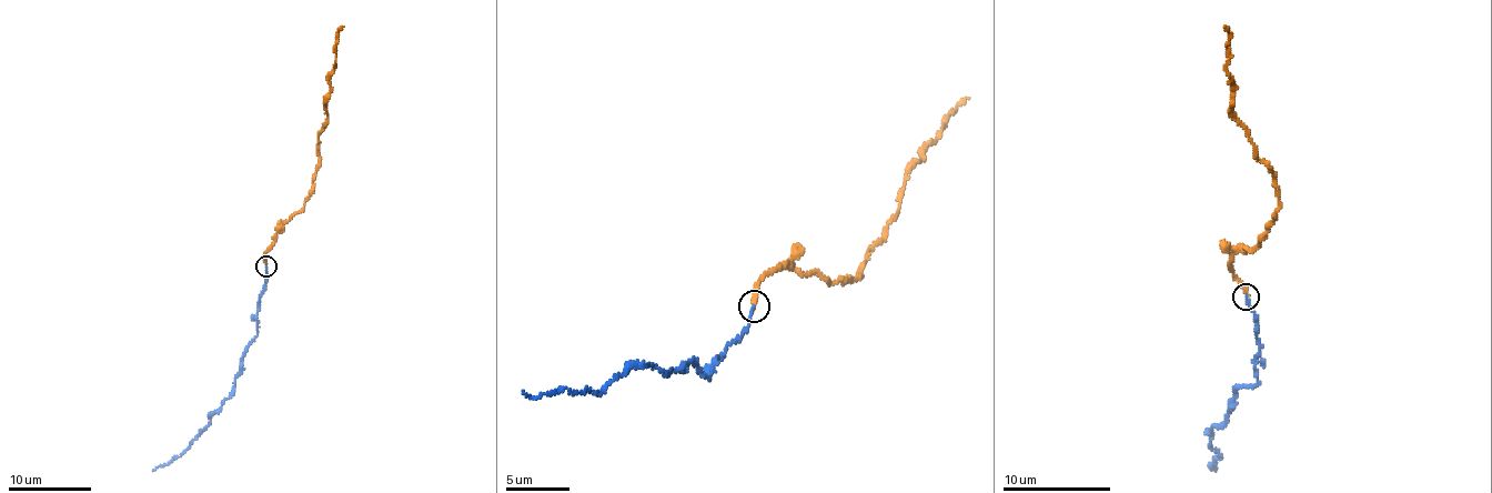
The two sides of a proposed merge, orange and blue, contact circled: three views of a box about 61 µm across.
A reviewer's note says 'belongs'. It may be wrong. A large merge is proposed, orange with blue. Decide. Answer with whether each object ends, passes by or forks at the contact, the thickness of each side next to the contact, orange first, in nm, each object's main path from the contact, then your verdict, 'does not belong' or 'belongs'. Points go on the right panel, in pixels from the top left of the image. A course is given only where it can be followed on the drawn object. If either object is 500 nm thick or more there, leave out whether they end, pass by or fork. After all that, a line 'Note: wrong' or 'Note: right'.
orange ends; blue ends; calibres 190 and 150 nm; course orange (1247, 294), (1232, 273), (1233, 254), (1252, 248), (1273, 220), (1276, 172), (1257, 159), (1231, 111), (1225, 27); course blue (1247, 297), (1258, 322), (1257, 384), (1237, 388), (1228, 420), (1210, 432), (1219, 458), (1210, 468); does not belong
Note: wrong

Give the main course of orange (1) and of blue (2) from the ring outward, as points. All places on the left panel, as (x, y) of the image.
1: (266, 264), (274, 234), (303, 207), (318, 170), (328, 73), (335, 64), (338, 30), (343, 26)
2: (266, 267), (258, 333), (243, 352), (235, 384), (211, 416), (207, 429), (178, 456), (153, 471)

